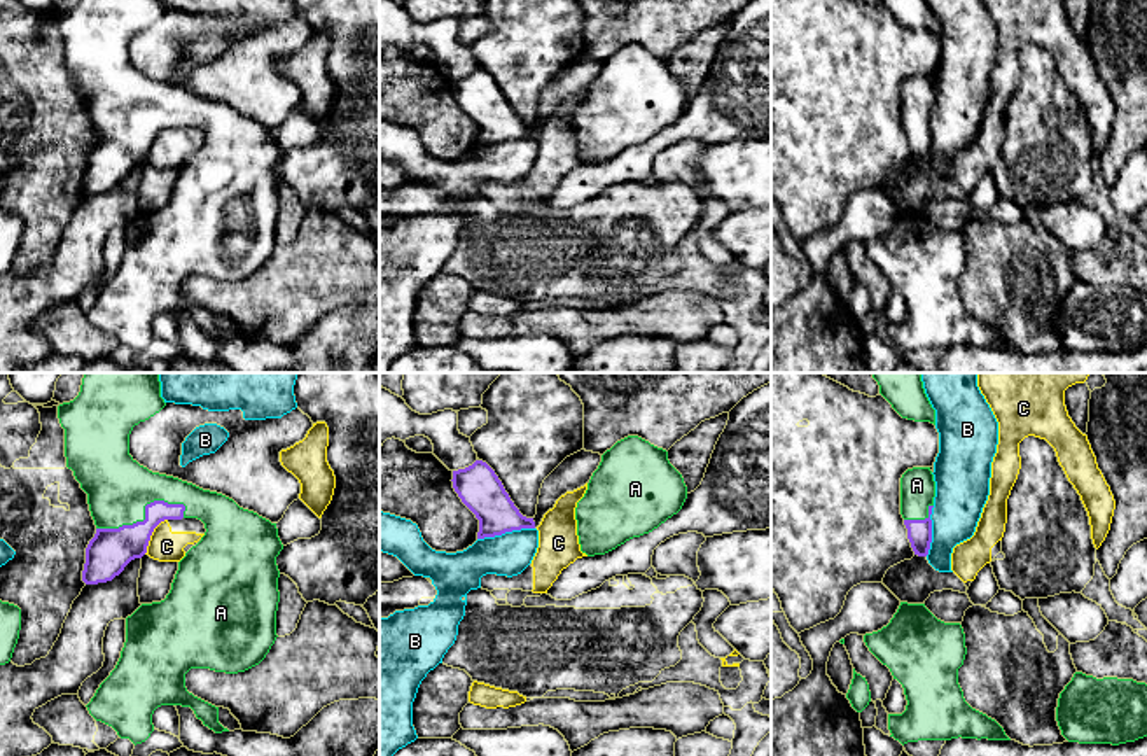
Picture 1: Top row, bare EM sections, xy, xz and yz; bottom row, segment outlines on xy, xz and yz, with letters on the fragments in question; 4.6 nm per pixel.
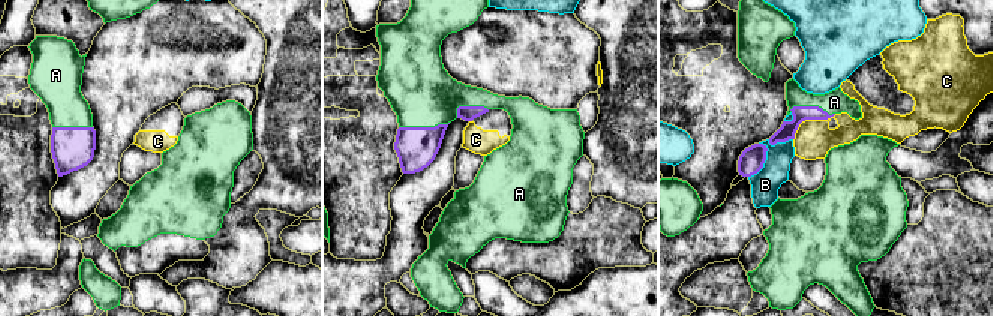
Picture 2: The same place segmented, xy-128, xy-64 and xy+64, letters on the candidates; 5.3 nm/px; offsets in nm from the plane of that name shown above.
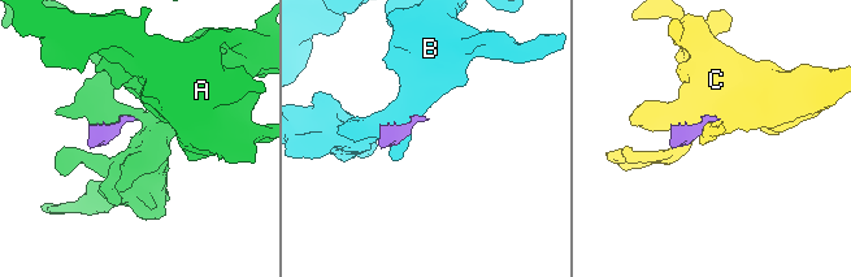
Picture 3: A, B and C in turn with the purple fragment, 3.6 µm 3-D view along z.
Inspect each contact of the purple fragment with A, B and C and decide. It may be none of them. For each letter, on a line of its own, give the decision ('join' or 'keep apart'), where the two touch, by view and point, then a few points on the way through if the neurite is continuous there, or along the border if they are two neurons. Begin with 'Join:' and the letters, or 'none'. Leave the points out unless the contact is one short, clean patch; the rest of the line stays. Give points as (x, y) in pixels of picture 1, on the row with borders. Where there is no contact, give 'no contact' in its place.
Join: A
A: join | xy (145, 517)
B: keep apart | xz (506, 531)
C: keep apart | xy (151, 534) | along xy (166, 518), (154, 529), (144, 553)

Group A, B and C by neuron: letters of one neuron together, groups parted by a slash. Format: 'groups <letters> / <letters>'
groups A / B / C

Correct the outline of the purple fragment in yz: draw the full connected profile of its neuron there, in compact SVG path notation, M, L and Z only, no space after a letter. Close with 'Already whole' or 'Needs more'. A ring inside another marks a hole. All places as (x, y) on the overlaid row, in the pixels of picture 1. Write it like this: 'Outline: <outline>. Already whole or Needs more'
Outline: M930 467L907 469L900 478L900 514L914 555L927 556L932 542L935 481Z. Needs more

